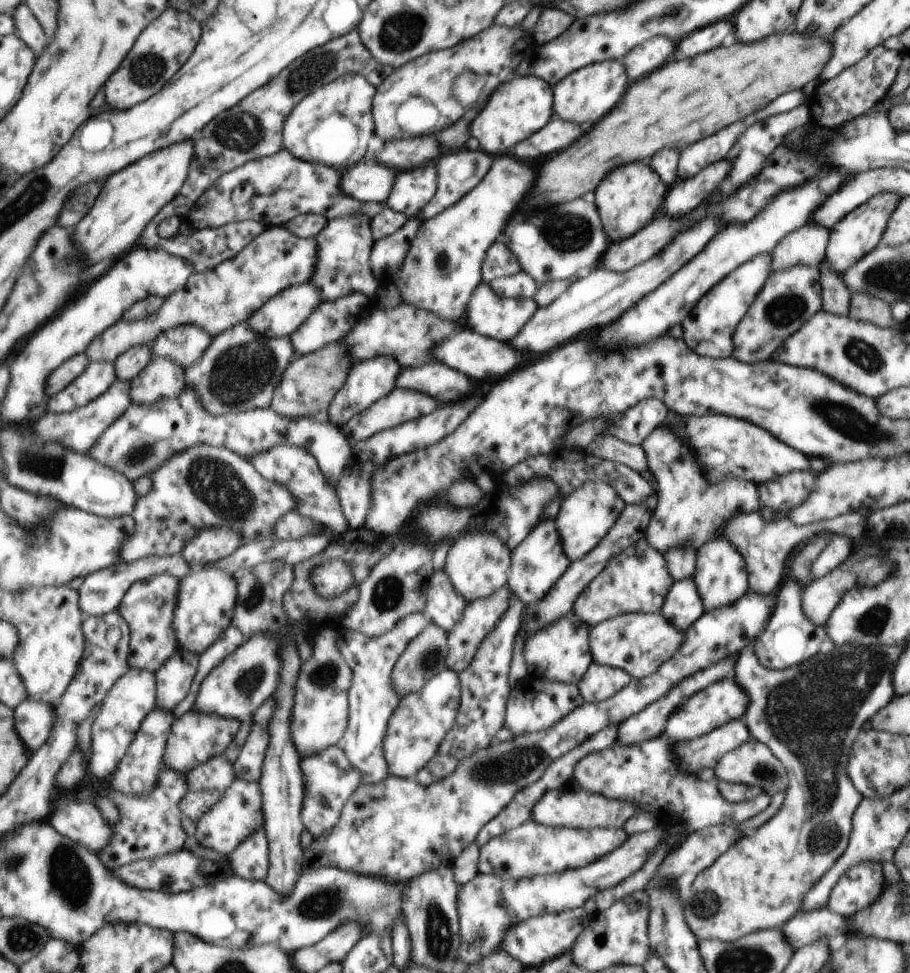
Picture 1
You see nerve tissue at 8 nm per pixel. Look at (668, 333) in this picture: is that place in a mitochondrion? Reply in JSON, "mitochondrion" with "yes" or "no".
{"mitochondrion":"no"}

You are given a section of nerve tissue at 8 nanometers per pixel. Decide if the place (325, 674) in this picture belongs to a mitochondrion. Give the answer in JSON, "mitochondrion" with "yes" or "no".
{"mitochondrion":"yes"}

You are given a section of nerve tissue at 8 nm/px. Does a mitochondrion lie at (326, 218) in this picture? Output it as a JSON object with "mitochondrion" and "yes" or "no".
{"mitochondrion":"no"}

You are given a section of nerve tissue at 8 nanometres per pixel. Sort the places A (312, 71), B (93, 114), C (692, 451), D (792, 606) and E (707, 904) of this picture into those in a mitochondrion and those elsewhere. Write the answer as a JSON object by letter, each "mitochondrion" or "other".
{"A":"mitochondrion","B":"other","C":"other","D":"other","E":"mitochondrion"}

